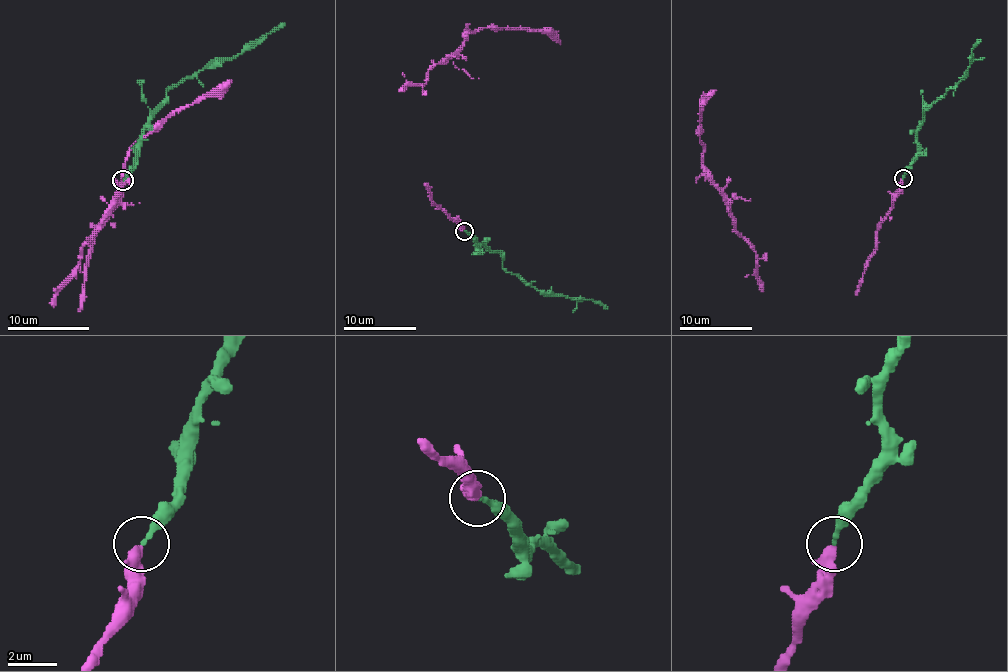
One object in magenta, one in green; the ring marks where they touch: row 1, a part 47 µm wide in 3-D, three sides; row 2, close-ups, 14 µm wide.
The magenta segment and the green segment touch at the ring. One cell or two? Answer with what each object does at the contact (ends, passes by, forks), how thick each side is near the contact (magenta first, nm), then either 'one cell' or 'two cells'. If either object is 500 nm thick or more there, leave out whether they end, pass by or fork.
magenta ends | green ends | 400/220 nm | one cell

